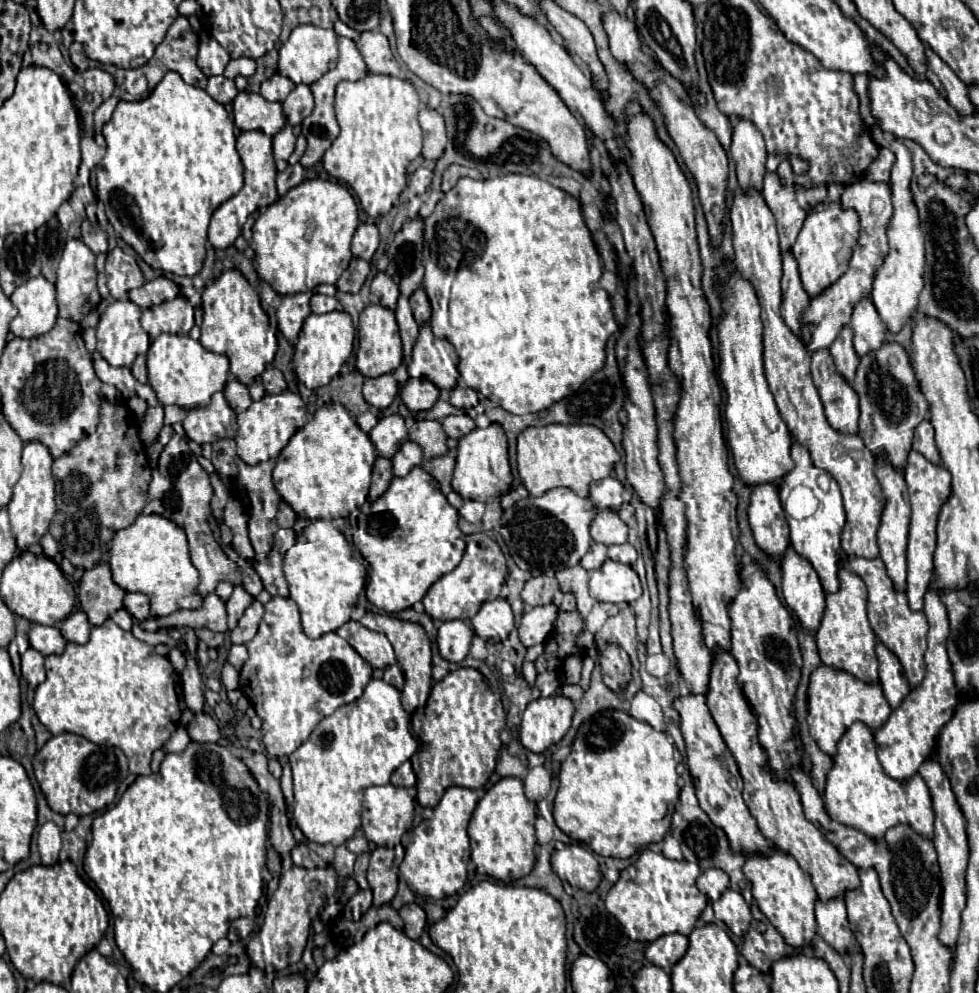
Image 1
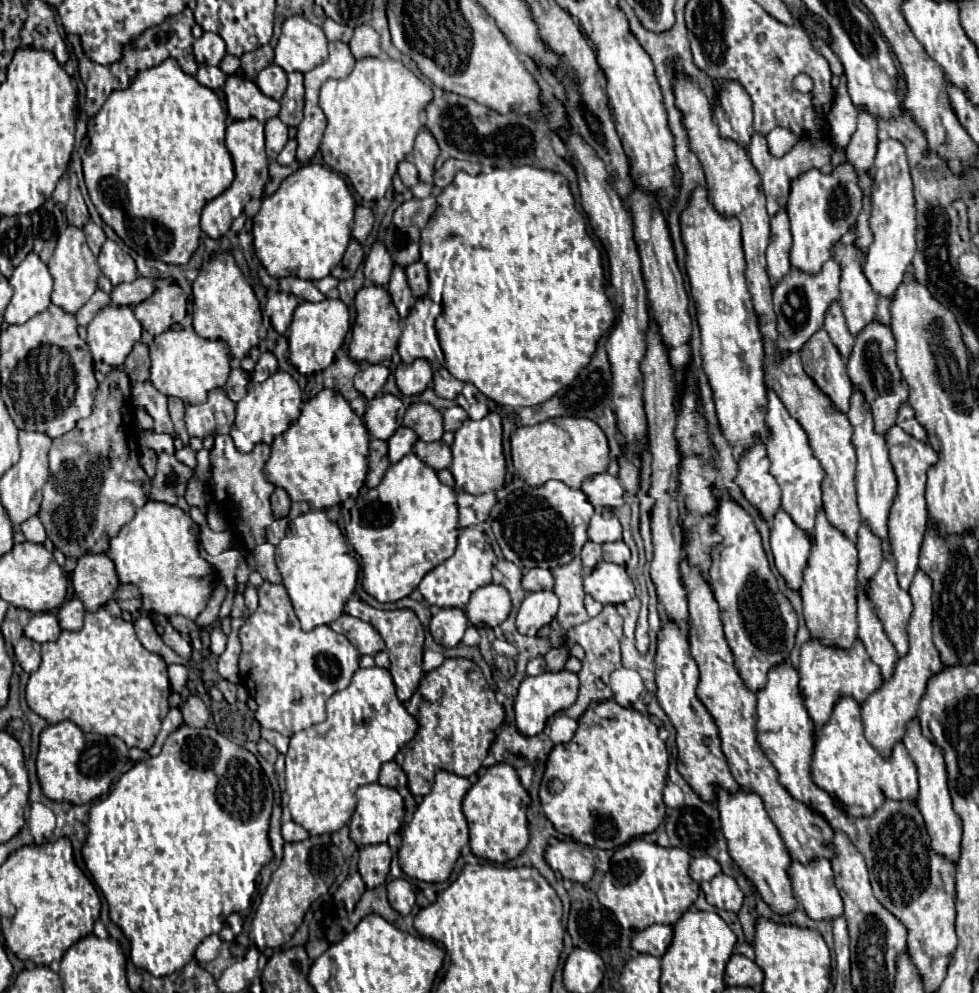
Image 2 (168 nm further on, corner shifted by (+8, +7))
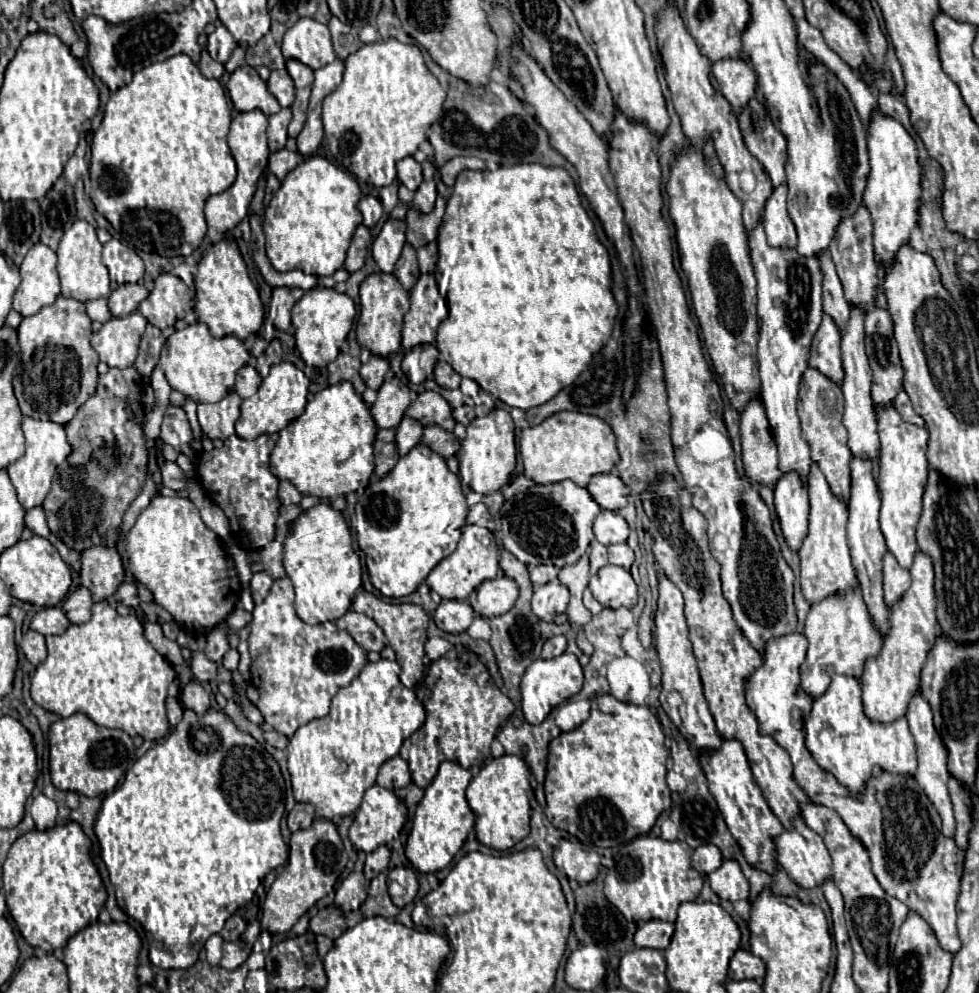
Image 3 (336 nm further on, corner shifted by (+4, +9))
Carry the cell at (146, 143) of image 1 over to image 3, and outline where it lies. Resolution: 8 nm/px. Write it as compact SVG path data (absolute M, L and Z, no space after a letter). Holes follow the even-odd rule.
M174 55L138 71L132 83L112 93L102 125L94 133L90 199L96 211L110 221L128 245L140 251L152 251L162 257L190 255L206 235L206 199L226 191L236 179L236 163L226 143L230 119L222 85L204 77L188 55Z

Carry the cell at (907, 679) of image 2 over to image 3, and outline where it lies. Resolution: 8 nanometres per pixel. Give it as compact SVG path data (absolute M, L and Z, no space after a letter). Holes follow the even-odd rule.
M918 551L914 555L910 575L912 575L910 589L894 605L888 607L890 629L884 637L882 649L876 657L866 659L864 671L860 677L864 713L872 721L880 721L880 723L892 723L898 717L906 715L908 701L920 689L920 671L926 661L926 655L938 637L932 559L926 553Z

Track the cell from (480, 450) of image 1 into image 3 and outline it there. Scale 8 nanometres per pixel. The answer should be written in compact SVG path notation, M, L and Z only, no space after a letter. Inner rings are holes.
M492 409L488 415L474 419L468 425L468 435L462 441L462 451L458 455L459 476L463 486L476 493L488 495L502 489L516 467L516 443L514 443L514 421L508 411Z

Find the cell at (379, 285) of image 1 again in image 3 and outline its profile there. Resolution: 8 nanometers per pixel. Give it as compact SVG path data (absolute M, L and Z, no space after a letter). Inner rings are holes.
M388 219L384 223L382 231L378 233L378 237L374 239L374 245L372 245L372 257L384 273L392 273L404 243L406 243L406 225L404 225L404 221Z

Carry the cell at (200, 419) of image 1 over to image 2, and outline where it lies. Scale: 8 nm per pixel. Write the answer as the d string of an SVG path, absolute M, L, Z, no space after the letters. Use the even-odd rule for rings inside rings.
M212 389L208 401L202 405L188 405L184 423L190 437L208 437L228 433L234 423L234 403L226 397L224 389Z

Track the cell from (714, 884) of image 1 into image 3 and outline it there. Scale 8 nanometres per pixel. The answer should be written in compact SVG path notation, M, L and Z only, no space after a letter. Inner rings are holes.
M700 845L700 849L694 849L692 853L692 865L702 875L708 875L722 865L722 853L716 845Z

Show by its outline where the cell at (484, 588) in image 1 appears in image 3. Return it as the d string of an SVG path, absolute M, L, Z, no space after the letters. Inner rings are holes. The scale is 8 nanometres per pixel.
M464 525L462 527L462 537L458 541L456 551L442 559L428 575L426 583L432 591L436 591L442 599L458 599L464 601L468 599L468 595L474 591L474 587L478 587L482 581L494 579L499 571L500 549L492 531L488 531L486 527L478 527L478 525Z

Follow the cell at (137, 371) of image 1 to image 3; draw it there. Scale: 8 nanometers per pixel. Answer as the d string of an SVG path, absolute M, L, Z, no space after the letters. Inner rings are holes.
M148 324L142 336L142 343L140 343L138 359L134 363L134 367L138 369L138 373L142 377L148 377L152 373L152 369L158 365L160 352L164 344L165 338L162 332L153 325Z

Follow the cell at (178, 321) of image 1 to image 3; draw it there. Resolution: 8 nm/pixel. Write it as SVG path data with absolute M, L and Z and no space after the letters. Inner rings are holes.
M160 273L154 279L154 289L140 303L138 311L148 323L158 329L168 329L183 319L193 305L190 289L172 273Z

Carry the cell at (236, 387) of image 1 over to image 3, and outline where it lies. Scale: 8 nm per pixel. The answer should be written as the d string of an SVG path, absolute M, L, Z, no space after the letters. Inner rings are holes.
M246 365L246 367L242 367L242 369L238 371L238 375L236 375L234 391L236 391L242 399L252 397L252 395L258 391L260 381L262 381L262 377L256 373L256 369L254 369L252 365Z

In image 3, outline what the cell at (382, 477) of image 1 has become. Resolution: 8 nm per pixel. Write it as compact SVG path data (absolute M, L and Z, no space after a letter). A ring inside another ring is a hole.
M378 429L376 441L374 441L374 457L376 457L376 475L384 477L400 459L396 441L394 441L394 429Z

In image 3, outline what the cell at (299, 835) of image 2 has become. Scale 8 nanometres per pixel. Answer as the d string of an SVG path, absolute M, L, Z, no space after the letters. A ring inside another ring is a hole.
M296 803L296 807L288 813L288 827L290 831L308 829L314 819L314 809L308 803Z

